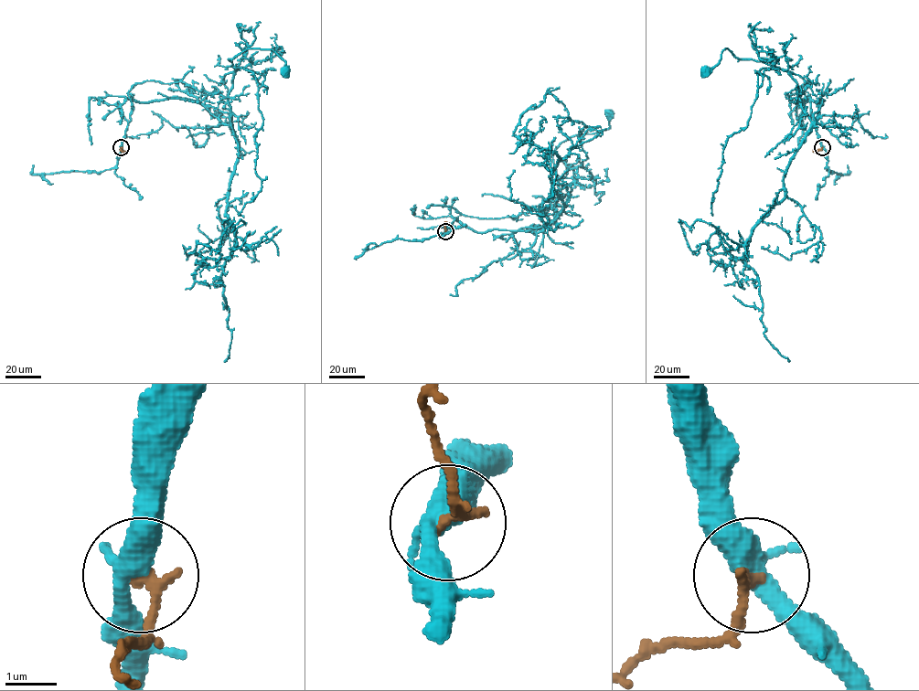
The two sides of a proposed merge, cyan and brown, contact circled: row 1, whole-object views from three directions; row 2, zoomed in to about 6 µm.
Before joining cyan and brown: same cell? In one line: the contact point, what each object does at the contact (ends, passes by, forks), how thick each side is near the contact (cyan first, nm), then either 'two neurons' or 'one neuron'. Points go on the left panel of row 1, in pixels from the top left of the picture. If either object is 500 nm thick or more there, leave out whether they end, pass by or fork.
place (121, 147); cyan forks; brown ends; calibres 400 and 240 nm; two neurons

